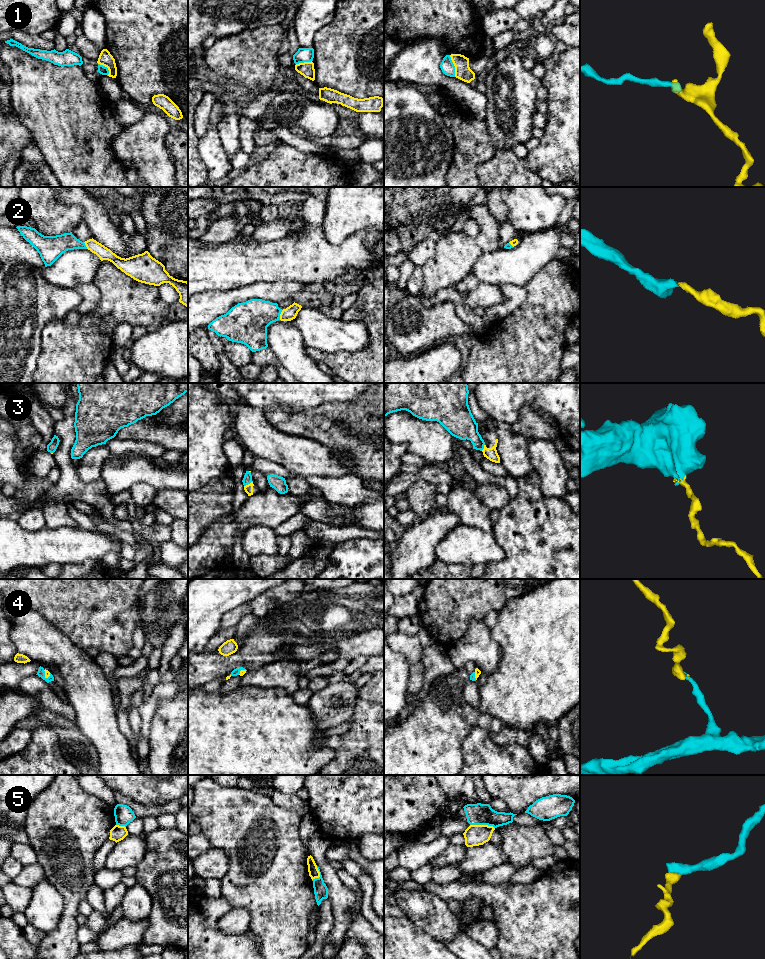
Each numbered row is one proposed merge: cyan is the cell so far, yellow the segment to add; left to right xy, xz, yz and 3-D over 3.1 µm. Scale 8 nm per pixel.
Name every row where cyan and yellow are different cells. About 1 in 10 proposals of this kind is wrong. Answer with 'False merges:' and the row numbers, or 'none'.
False merges: 1, 5

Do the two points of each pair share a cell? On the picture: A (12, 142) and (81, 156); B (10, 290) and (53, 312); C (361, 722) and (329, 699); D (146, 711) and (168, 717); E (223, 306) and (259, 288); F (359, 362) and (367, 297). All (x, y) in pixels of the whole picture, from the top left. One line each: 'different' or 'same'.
A: different
B: same
C: different
D: different
E: same
F: same

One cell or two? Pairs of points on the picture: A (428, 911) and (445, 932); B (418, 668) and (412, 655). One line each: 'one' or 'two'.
A: one
B: two

